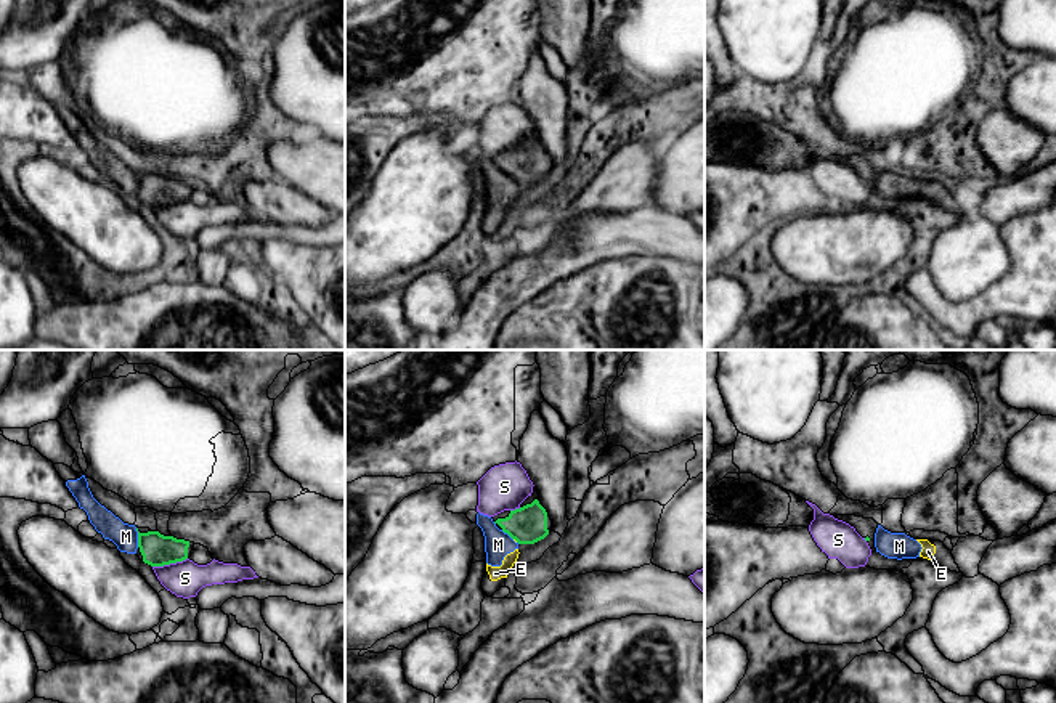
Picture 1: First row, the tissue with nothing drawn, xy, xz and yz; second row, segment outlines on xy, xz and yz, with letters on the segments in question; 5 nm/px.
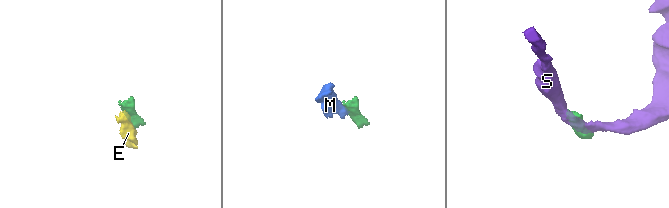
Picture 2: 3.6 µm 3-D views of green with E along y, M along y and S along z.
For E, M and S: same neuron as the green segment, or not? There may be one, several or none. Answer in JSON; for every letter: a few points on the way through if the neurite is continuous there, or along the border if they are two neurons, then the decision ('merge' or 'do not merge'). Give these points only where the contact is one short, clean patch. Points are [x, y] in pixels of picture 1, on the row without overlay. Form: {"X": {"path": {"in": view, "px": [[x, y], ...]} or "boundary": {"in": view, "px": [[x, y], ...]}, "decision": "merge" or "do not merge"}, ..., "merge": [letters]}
{"E": {"boundary": {"in": "xz", "px": [[514, 178], [517, 182]]}, "decision": "do not merge"}, "M": {"boundary": {"in": "xy", "px": [[135, 169], [138, 186]]}, "decision": "do not merge"}, "S": {"boundary": {"in": "xy", "px": [[186, 198], [153, 207]]}, "decision": "do not merge"}, "merge": []}

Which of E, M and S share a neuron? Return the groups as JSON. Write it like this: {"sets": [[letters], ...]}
{"sets": [["E", "M"], ["S"]]}

